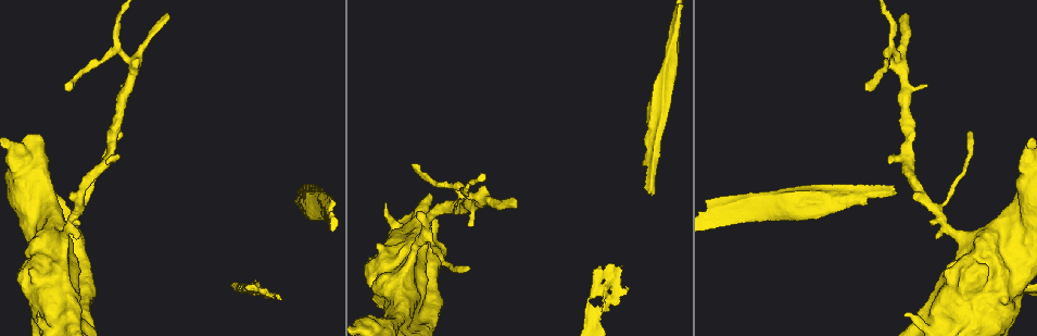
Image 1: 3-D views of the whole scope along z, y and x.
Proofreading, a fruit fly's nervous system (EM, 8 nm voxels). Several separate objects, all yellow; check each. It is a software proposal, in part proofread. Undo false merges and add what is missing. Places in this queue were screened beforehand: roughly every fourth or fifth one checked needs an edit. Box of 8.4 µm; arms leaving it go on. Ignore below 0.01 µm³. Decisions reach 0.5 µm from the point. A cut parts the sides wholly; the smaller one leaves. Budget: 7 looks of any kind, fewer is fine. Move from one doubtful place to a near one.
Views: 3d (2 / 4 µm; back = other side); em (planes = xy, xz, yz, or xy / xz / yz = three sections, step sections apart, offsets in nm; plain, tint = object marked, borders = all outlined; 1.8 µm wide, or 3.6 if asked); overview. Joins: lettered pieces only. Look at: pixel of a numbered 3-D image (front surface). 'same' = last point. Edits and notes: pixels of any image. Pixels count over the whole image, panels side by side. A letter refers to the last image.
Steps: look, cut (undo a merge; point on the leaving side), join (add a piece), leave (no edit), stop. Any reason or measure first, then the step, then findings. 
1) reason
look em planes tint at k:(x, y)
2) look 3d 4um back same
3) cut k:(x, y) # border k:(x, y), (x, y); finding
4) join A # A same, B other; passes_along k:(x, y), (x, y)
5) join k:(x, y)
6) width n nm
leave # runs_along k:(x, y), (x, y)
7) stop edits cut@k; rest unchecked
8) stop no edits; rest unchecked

touches itself
look em xy step 16 tint at 1:(1004, 236)

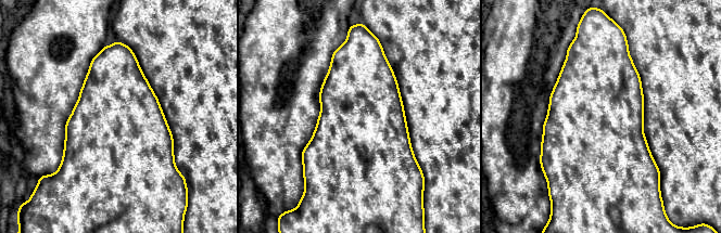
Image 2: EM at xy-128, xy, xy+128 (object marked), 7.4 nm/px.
another direction
look em planes borders same

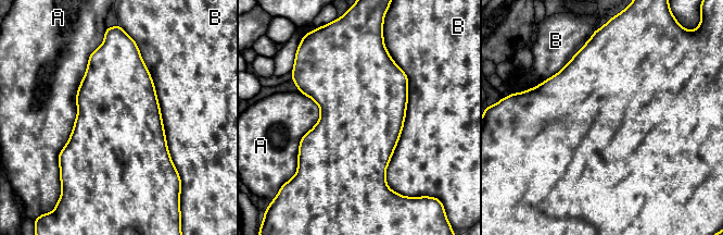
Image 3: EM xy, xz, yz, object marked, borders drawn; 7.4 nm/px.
longest_contact B 1050 nm
leave # A other, B other; border 3:(102, 44), (89, 56), (59, 167); one neuron here

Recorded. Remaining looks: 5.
free end
look 3d 4um at 1:(650, 195)

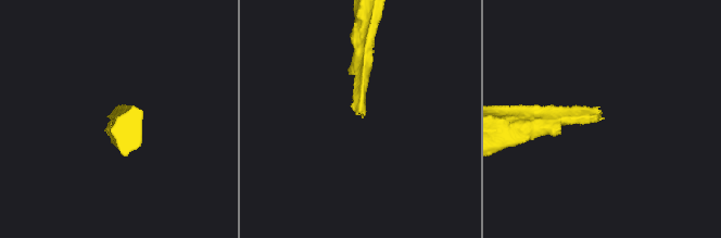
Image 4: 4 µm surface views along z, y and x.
shape alone is not enough
look em 3.6um xz step 8 tint at 4:(361, 115)

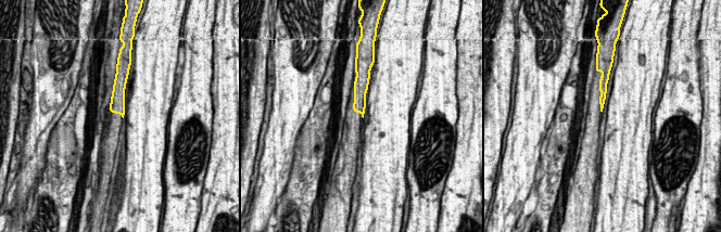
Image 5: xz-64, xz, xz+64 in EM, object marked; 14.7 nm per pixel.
look em 3.6um planes borders same

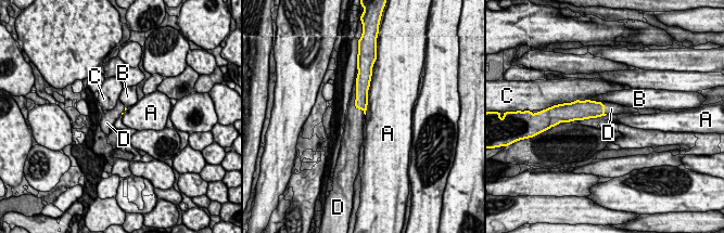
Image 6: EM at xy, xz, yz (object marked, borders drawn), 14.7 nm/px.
join D # A other, B other, C other, D same; passes_along 6:(362, 90), (355, 105), (355, 120); it goes on there

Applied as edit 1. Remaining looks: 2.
tapers out
look 3d 2um at 1:(66, 89)

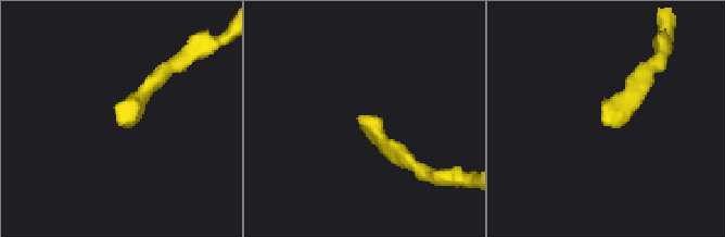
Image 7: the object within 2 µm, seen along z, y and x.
look em planes borders at 7:(358, 115)

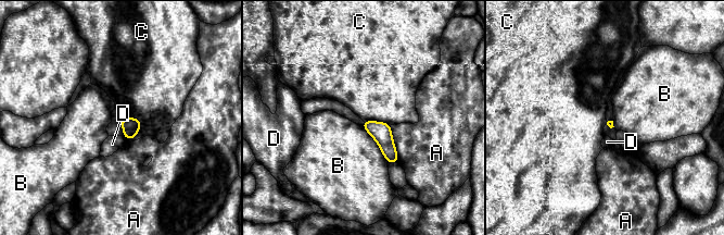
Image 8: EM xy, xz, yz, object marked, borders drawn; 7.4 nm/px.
leave # A other, B other, C other, D other; border 8:(138, 119), (138, 133), (124, 138); none of them fits

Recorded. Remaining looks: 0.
stop edits join@6; rest unchecked

